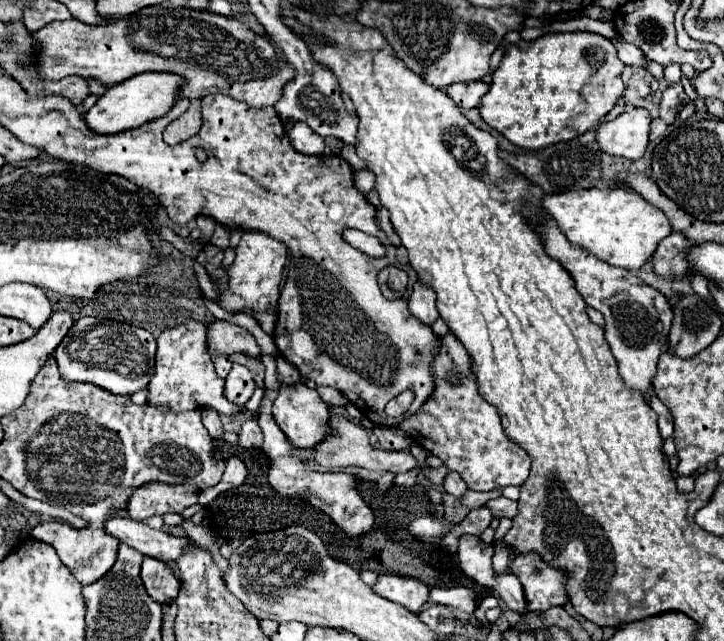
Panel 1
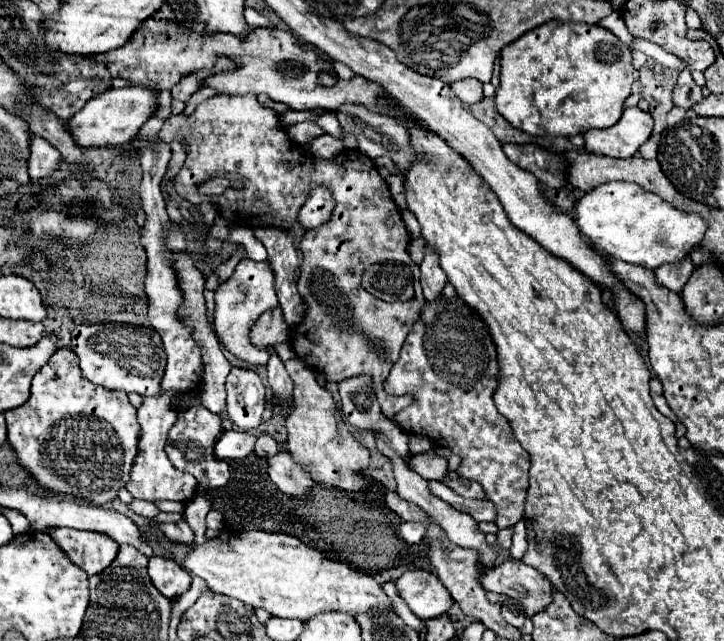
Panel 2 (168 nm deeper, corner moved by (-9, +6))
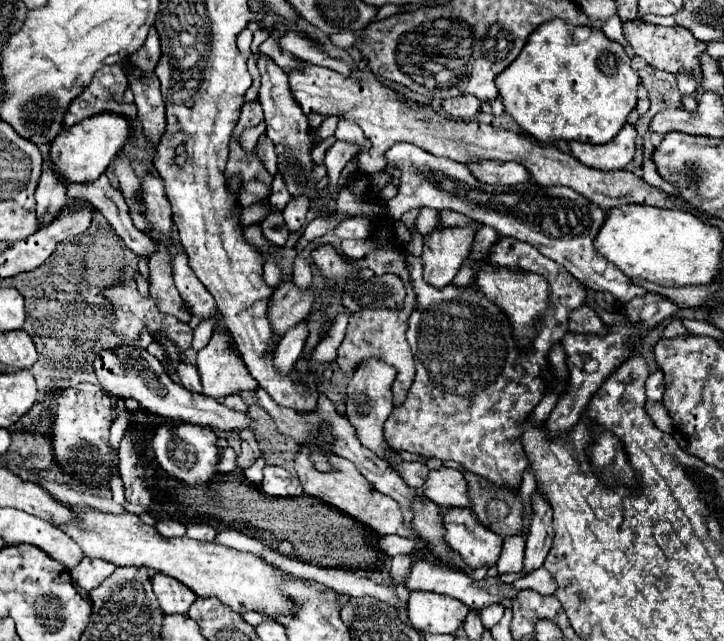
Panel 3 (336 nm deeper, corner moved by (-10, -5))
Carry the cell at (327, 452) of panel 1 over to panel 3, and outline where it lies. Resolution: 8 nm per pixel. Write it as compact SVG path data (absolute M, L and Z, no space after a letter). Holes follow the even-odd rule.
M454 468L432 470L424 484L424 494L440 508L470 508L466 480Z

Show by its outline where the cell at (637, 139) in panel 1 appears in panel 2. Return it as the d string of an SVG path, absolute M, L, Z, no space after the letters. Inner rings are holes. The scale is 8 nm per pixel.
M639 107L623 111L621 119L607 129L591 129L583 133L585 149L607 157L631 157L649 139L653 131L653 117Z

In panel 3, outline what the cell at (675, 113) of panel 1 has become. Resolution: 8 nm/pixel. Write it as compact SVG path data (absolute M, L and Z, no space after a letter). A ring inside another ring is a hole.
M680 72L680 74L676 74L676 82L678 82L678 90L680 90L682 96L690 96L698 88L698 80L696 80L694 74Z

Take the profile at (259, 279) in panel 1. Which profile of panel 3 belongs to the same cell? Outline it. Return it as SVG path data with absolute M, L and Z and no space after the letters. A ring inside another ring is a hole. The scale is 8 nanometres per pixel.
M214 332L208 346L198 352L196 368L202 382L202 392L218 402L226 396L254 390L256 382L248 376L242 360L236 360L224 344L224 332Z

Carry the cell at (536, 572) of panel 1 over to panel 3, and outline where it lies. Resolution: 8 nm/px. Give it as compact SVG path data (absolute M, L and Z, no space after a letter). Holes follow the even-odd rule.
M418 560L410 566L410 572L408 572L408 578L404 582L404 586L414 592L414 590L422 590L422 592L436 592L436 594L446 594L450 598L456 598L460 602L464 602L468 608L474 608L474 610L482 610L490 604L496 604L500 602L504 596L512 598L516 596L514 588L510 584L502 584L500 578L484 578L480 582L472 580L466 572L456 572L454 566L446 566L446 564L432 564L432 562L426 562L426 560Z

